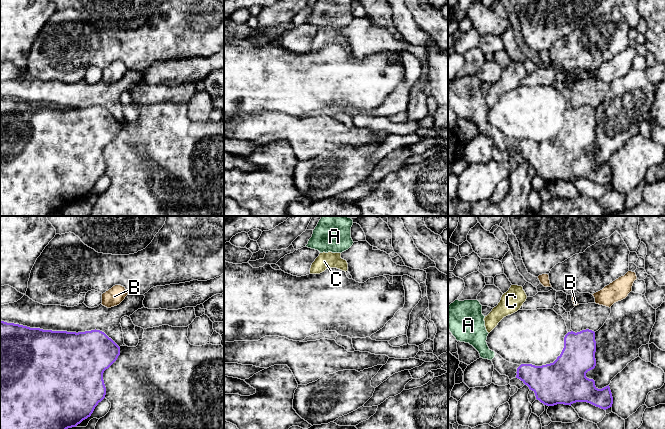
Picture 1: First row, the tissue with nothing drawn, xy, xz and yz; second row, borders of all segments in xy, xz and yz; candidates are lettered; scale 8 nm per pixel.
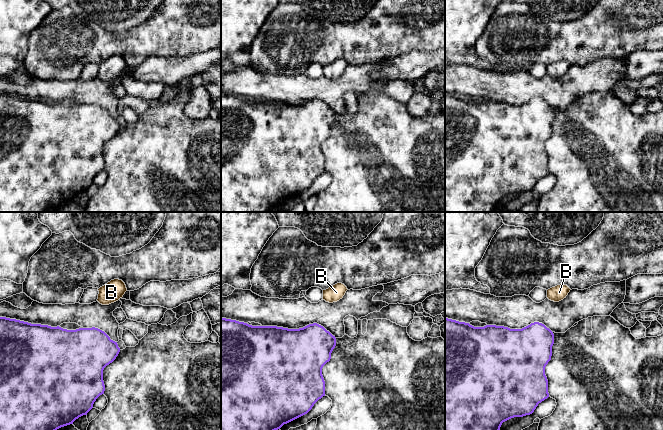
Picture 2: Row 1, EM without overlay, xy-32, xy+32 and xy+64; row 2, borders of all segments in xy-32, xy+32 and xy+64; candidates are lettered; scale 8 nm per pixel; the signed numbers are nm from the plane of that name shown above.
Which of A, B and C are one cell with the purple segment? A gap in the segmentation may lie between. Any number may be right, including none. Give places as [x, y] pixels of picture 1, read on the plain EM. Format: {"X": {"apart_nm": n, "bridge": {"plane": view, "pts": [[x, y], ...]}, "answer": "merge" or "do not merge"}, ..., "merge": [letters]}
{"A": {"apart_nm": 200, "bridge": {"plane": "yz", "pts": [[517, 144], [494, 132]]}, "answer": "merge"}, "B": {"apart_nm": 190, "bridge": {"plane": "xy", "pts": [[99, 106], [107, 83]]}, "answer": "do not merge"}, "C": {"apart_nm": 360, "bridge": {"plane": "yz", "pts": [[521, 140], [489, 108]]}, "answer": "do not merge"}, "merge": ["A"]}

